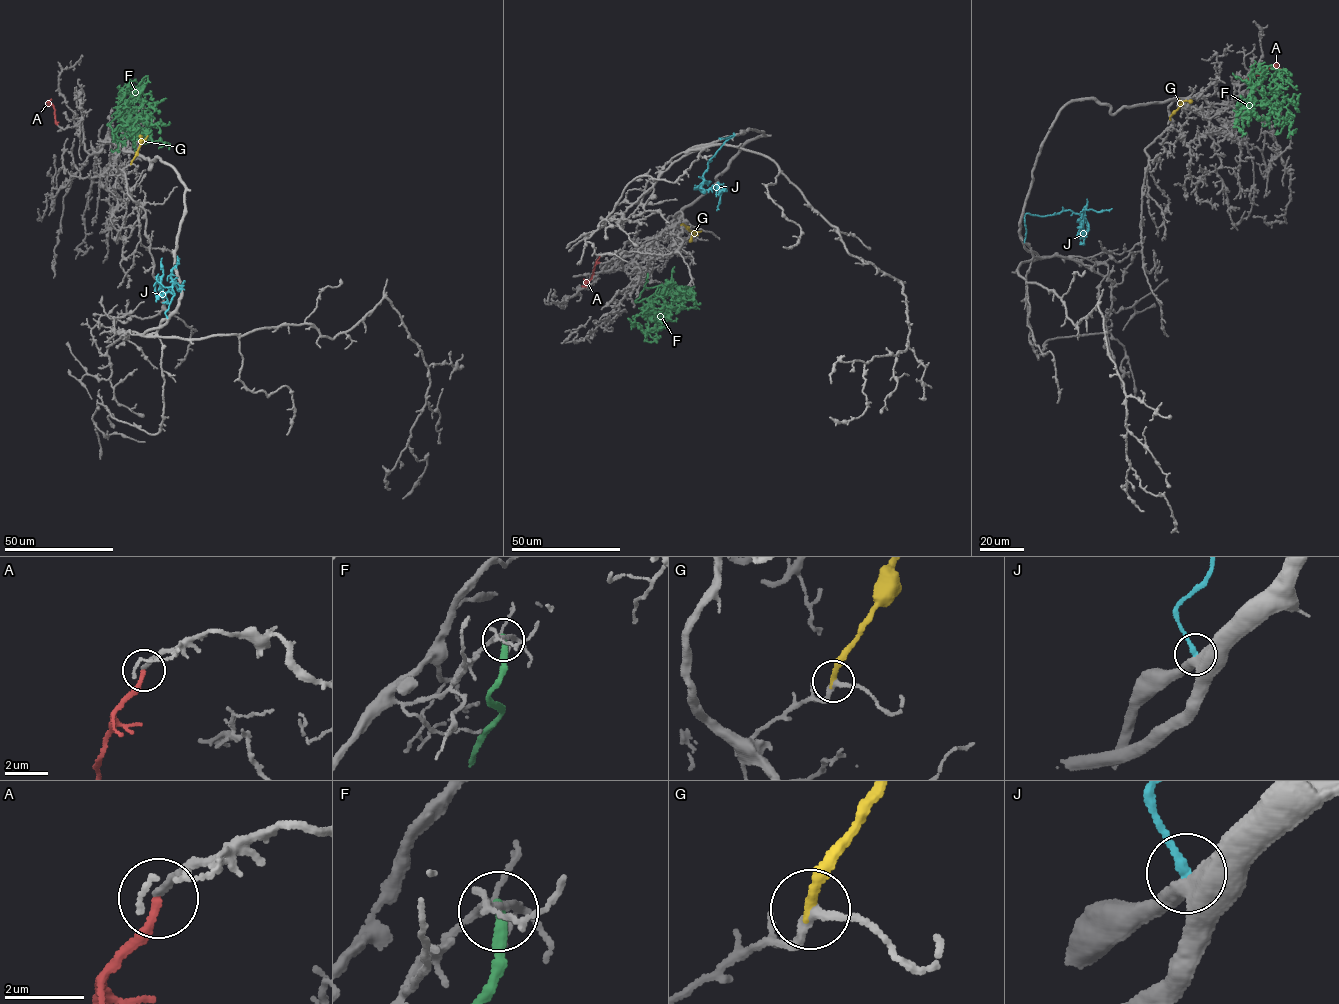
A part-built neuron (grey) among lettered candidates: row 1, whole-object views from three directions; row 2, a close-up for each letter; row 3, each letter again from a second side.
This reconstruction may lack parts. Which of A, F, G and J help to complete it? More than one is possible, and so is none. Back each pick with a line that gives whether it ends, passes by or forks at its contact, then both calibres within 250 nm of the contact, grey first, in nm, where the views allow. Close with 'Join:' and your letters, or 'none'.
A: It ends there. Thickness 190 nm (grey) against 190 nm
Join: A

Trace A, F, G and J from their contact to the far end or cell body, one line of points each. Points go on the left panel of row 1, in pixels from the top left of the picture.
A: (57, 124), (54, 106), (47, 105)
F: (112, 141), (107, 125), (116, 117), (122, 123), (131, 115), (125, 120), (145, 131)
G: (131, 163), (140, 136)
J: (167, 317), (173, 287), (155, 277), (166, 293), (177, 256)

